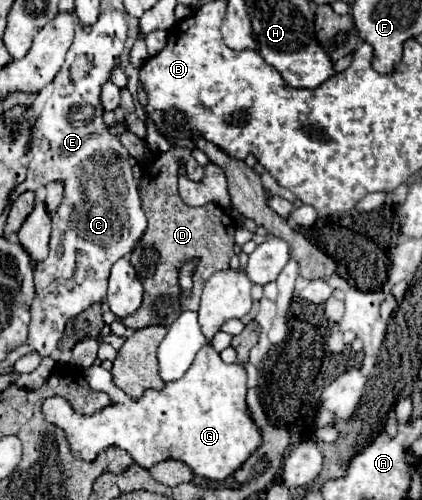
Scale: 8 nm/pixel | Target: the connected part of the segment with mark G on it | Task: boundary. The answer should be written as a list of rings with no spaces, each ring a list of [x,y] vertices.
[[[204,348],[196,354],[192,366],[186,370],[186,374],[180,380],[166,382],[162,390],[148,388],[140,398],[128,396],[124,390],[120,390],[112,382],[112,374],[104,370],[102,366],[92,365],[84,371],[84,375],[90,387],[100,392],[106,392],[110,396],[110,404],[102,408],[100,412],[94,412],[90,416],[74,412],[74,408],[62,398],[62,396],[50,396],[42,404],[44,416],[58,428],[64,430],[68,446],[72,454],[78,460],[92,462],[98,458],[98,454],[110,446],[118,446],[120,450],[128,452],[142,468],[152,468],[158,462],[164,460],[178,460],[184,462],[186,466],[192,468],[194,474],[210,478],[210,480],[226,480],[234,470],[244,464],[244,460],[258,448],[262,442],[262,436],[258,428],[254,426],[250,414],[248,414],[248,404],[246,404],[246,370],[238,362],[226,364],[218,352],[204,352]]]

